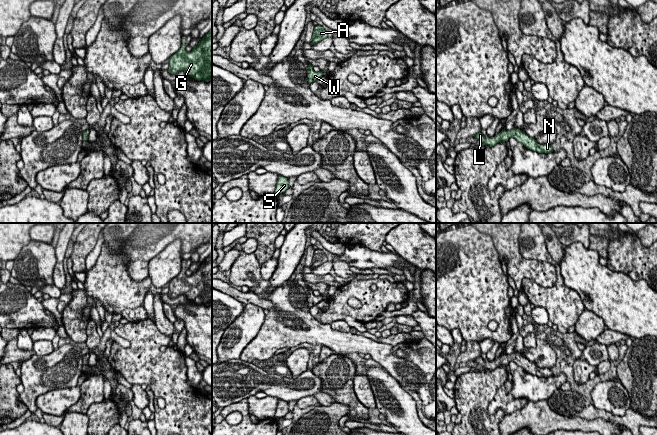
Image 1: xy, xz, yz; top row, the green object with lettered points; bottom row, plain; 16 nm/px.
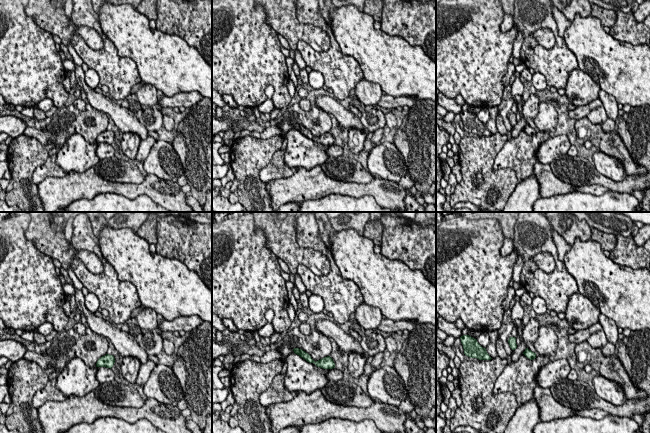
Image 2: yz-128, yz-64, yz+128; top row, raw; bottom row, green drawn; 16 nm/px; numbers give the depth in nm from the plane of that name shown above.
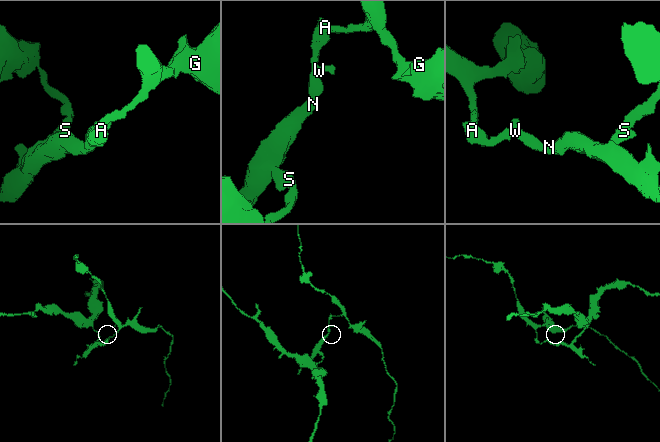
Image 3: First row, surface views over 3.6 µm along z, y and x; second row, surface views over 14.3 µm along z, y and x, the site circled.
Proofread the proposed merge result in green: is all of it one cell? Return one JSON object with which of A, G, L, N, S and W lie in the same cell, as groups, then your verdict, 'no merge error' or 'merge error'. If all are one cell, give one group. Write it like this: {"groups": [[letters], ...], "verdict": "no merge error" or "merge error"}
{"groups": [["A", "G", "L", "N", "S", "W"]], "verdict": "no merge error"}

